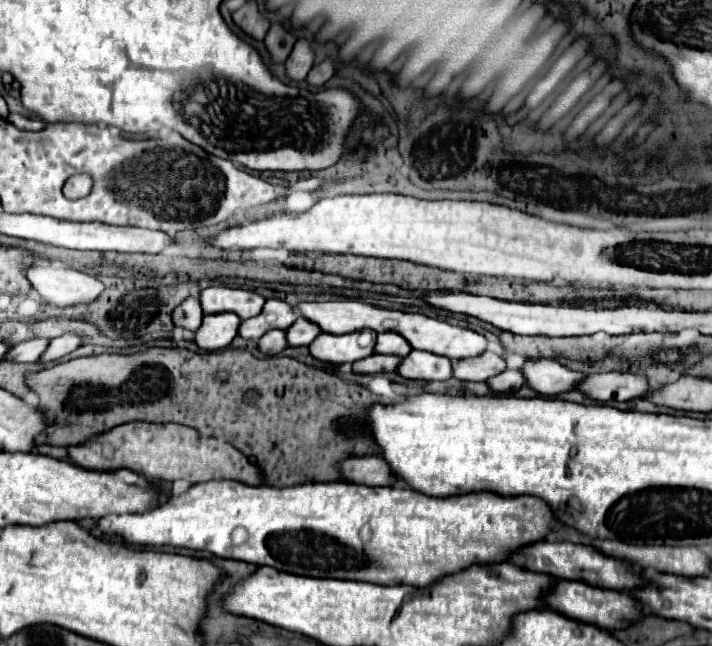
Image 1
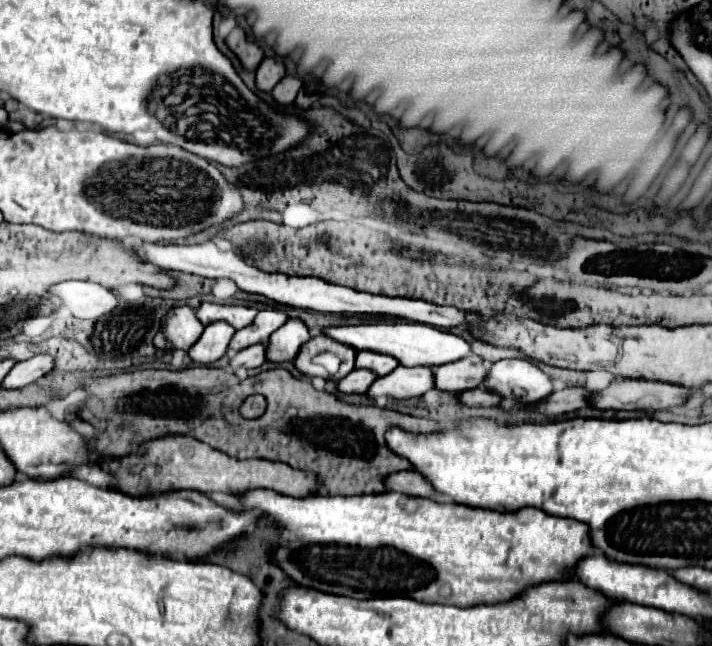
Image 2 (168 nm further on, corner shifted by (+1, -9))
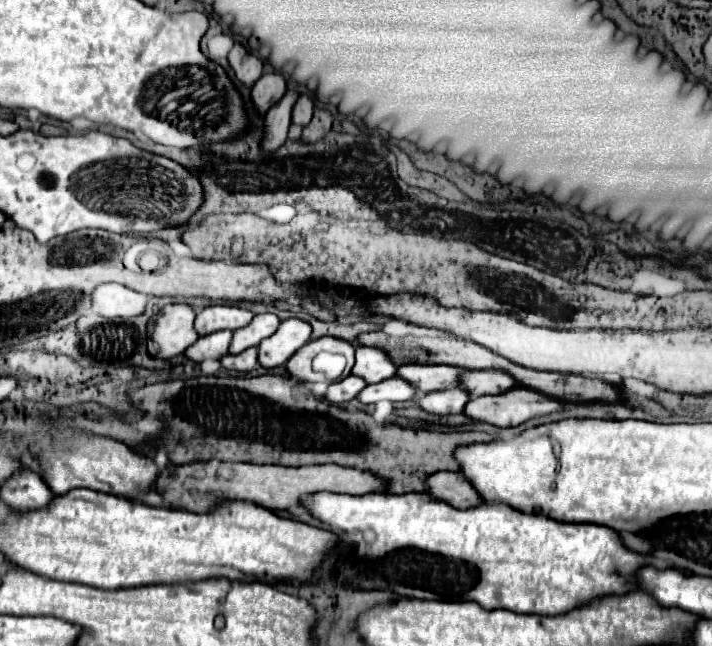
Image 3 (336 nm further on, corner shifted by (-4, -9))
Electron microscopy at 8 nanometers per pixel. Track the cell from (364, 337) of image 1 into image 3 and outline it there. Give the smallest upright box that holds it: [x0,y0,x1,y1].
[285,336,355,384]

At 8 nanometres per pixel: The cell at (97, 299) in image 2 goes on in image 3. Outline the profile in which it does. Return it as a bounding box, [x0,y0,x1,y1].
[93,284,149,316]

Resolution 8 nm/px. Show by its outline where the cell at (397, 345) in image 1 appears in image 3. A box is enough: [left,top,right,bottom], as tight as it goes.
[351,348,397,384]

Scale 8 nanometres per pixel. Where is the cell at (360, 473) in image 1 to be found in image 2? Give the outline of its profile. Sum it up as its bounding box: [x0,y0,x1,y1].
[384,470,434,498]

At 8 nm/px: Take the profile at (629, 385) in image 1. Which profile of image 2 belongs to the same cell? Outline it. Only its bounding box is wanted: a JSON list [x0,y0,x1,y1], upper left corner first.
[538,388,592,414]

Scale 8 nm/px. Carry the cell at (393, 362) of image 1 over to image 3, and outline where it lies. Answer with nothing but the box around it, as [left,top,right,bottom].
[325,376,367,404]

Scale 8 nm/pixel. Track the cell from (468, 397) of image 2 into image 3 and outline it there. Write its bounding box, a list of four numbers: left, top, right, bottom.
[417,388,471,414]

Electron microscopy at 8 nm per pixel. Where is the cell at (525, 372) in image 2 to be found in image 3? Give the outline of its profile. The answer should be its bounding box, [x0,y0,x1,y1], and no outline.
[461,370,517,398]

